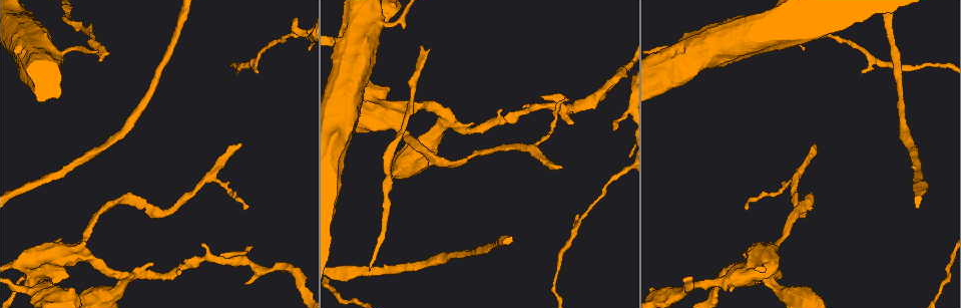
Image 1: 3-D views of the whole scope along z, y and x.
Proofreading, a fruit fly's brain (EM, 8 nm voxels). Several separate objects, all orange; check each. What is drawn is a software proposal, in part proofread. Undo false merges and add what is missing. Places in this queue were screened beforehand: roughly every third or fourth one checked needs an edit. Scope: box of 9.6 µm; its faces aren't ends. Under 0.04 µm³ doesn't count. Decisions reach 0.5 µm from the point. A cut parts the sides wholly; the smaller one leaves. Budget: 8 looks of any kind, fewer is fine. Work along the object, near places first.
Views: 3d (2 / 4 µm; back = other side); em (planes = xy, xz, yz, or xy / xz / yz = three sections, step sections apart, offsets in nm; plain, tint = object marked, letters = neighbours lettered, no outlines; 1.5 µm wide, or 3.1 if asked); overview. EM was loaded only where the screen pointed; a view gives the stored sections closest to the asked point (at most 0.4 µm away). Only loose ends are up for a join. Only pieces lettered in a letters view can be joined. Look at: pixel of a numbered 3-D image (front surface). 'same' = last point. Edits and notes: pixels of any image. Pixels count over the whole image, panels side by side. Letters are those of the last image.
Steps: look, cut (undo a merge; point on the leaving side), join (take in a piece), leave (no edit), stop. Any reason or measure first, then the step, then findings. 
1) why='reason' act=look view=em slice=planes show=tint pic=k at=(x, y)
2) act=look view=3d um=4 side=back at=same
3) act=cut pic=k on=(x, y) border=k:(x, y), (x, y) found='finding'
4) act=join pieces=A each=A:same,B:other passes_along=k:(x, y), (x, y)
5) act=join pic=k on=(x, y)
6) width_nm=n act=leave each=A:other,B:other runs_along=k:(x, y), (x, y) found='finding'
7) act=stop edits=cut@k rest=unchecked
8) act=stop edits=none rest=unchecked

why='an open end' act=look view=3d um=4 pic=1 at=(424, 47)

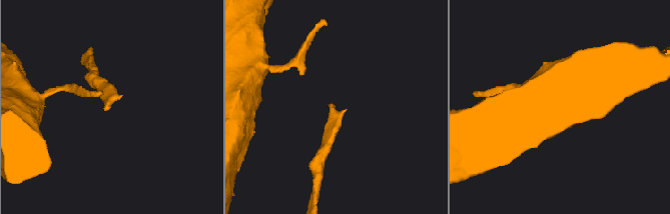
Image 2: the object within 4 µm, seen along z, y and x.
why='need the tissue' act=look view=em slice=planes show=letters pic=2 at=(107, 108)

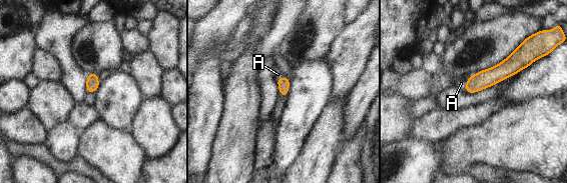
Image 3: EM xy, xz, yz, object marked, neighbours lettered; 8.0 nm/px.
longest_contact=A:90nm act=join pieces=A each=A:same passes_along=3:(483, 79), (466, 85), (461, 83) found='it goes on there'

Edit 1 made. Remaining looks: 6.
act=look view=overview

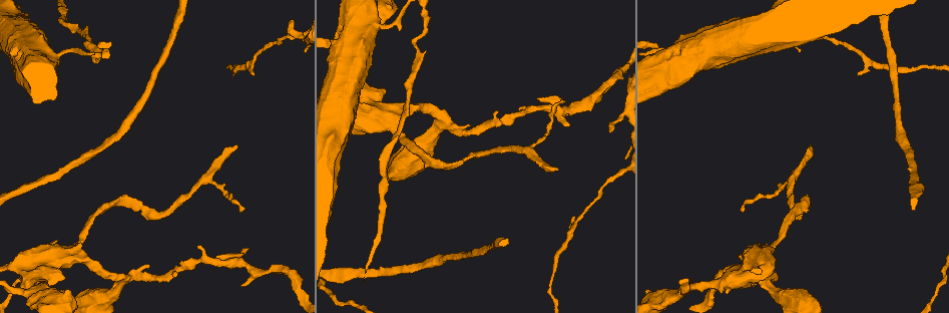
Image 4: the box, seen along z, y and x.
why='branch stops here' act=look view=em slice=xy step=4 show=tint pic=4 at=(148, 265)

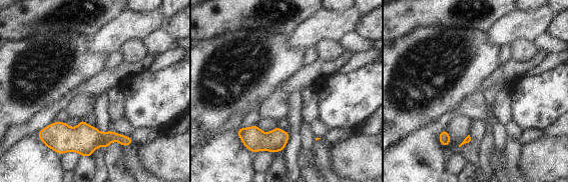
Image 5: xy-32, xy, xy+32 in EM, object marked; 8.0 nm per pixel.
why='another direction' act=look view=em slice=planes show=letters at=same

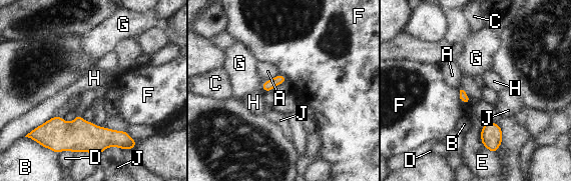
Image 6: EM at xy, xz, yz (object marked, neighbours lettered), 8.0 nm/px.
act=leave each=A:other,B:other,C:other,D:other,E:other,F:other,G:other,H:other,J:other border=6:(483, 124), (481, 143), (495, 154) found='none of them fits'

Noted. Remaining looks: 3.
why='thick end' act=look view=3d um=4 pic=4 at=(763, 262)

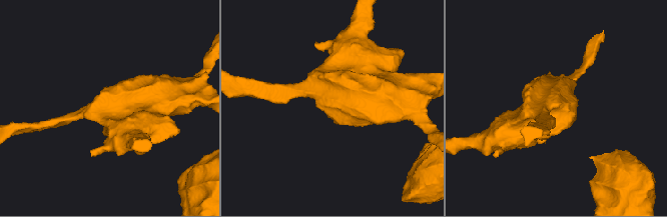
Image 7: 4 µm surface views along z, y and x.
why='now the EM' act=look view=em slice=yz step=4 show=tint pic=7 at=(315, 106)

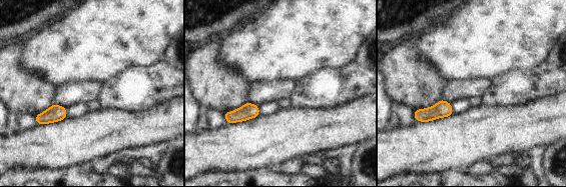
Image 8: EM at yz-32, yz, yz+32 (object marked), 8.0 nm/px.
why='another direction' act=look view=em slice=planes show=letters at=same

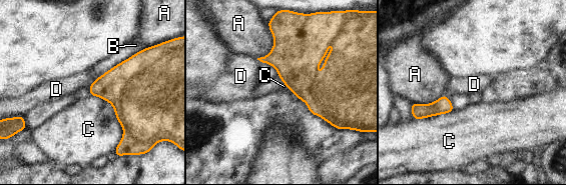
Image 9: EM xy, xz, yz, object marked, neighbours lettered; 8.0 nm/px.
act=leave each=A:other,B:other,C:other,D:other found='no lettered piece goes on from it'

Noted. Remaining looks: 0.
act=stop edits=join@3 rest=unchecked

